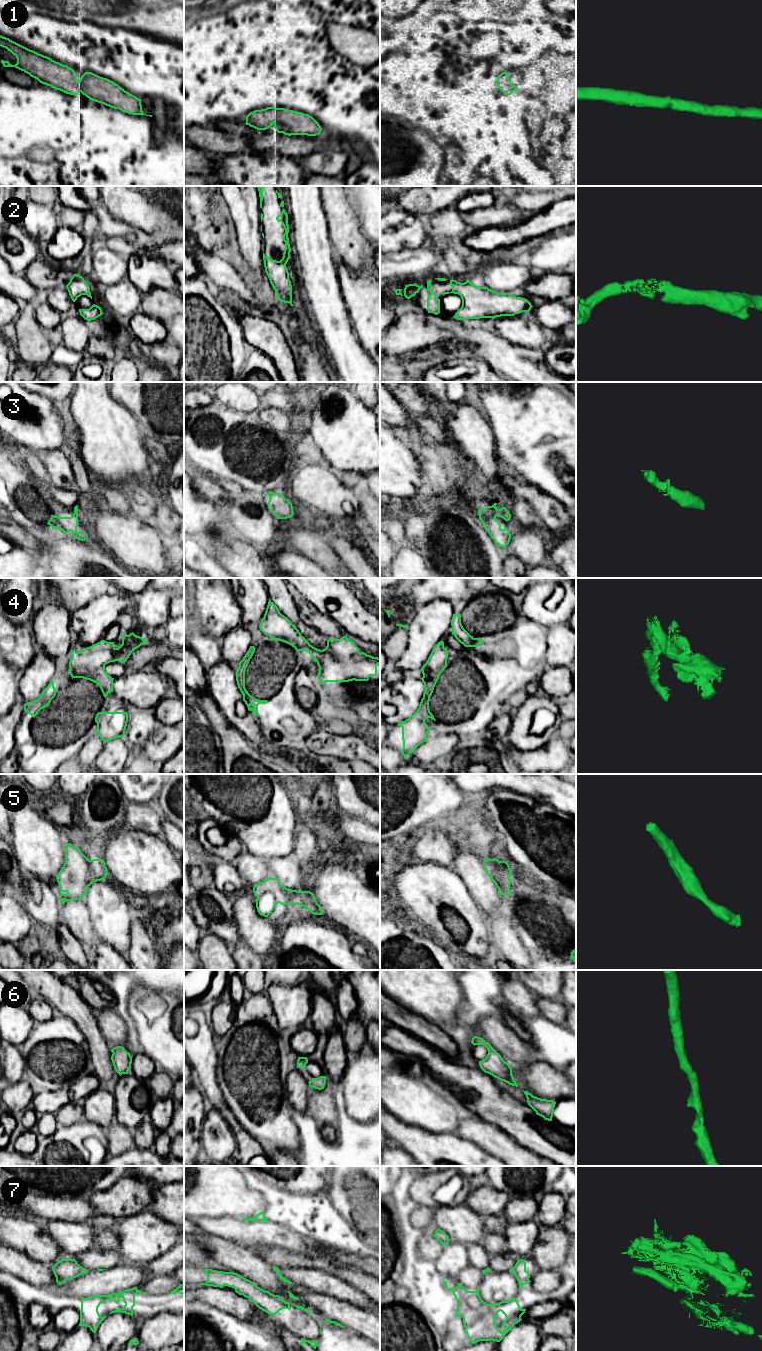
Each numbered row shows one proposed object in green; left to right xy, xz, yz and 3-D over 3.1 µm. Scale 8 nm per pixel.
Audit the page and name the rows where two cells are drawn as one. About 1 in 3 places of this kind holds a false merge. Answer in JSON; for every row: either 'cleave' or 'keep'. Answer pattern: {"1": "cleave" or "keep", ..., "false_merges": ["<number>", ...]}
{"1": "keep", "2": "keep", "3": "keep", "4": "keep", "5": "keep", "6": "keep", "7": "keep", "false_merges": []}

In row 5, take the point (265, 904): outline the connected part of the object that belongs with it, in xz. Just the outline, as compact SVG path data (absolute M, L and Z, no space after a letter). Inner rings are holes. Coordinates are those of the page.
M270 877L254 885L253 892L257 897L257 911L264 917L268 917L278 903L281 905L300 905L314 915L323 915L323 909L317 903L312 892L286 888L278 878Z

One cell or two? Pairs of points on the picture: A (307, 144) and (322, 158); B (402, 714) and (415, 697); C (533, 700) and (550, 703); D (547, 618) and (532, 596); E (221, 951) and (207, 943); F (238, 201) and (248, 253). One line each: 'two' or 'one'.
A: two
B: one
C: one
D: one
E: one
F: one

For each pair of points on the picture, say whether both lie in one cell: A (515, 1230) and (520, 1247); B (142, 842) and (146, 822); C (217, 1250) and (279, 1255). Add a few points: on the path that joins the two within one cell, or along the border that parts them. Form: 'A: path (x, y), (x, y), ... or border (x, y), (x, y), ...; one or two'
A: path (518, 1234), (520, 1236), (520, 1243); one
B: border (132, 828), (157, 836); two
C: border (251, 1248), (272, 1265); two

